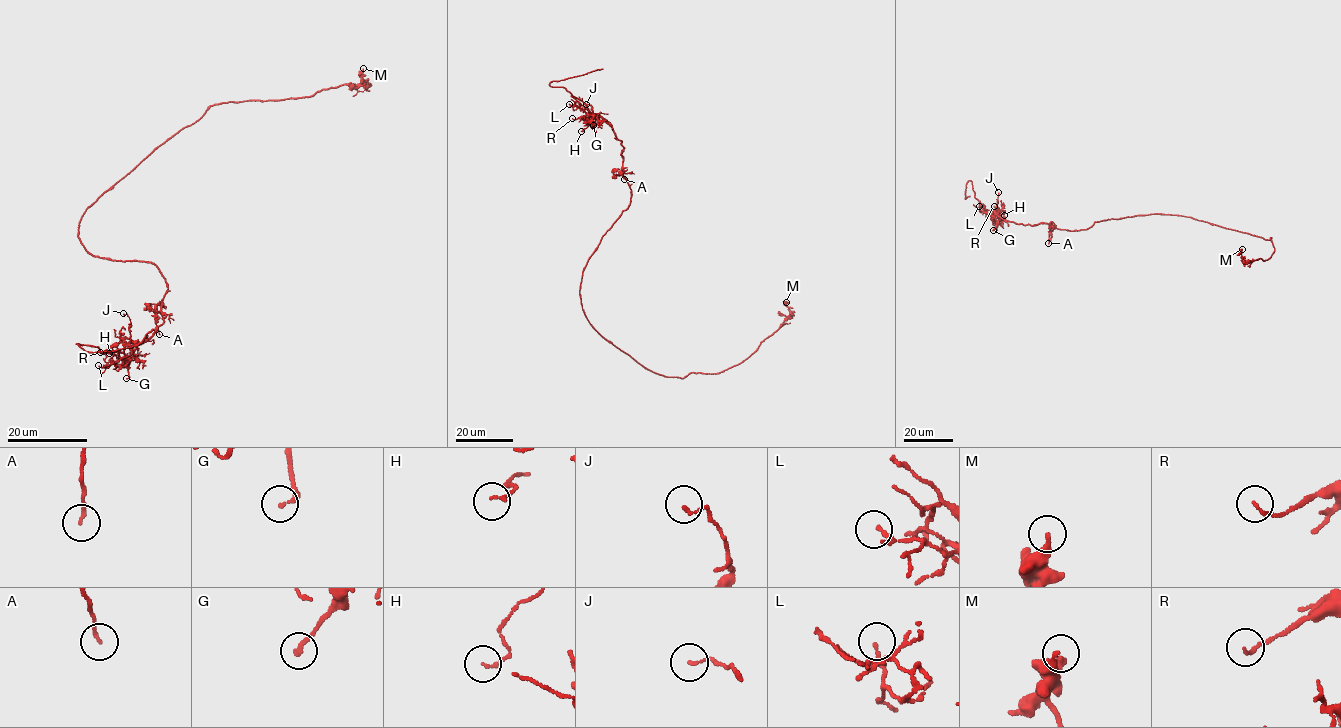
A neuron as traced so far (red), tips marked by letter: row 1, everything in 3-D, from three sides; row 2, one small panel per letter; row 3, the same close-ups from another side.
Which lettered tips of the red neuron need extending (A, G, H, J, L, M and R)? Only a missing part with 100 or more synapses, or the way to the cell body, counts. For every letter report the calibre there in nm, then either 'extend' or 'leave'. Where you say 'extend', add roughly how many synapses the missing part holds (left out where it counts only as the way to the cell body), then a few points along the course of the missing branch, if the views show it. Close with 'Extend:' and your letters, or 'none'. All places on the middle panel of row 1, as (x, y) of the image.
A: calibre 130 nm; leave
G: calibre 180 nm; leave
H: calibre 110 nm; leave
J: calibre 110 nm; leave
L: calibre 130 nm; leave
M: calibre 240 nm; leave
R: calibre 130 nm; leave
Extend: none

